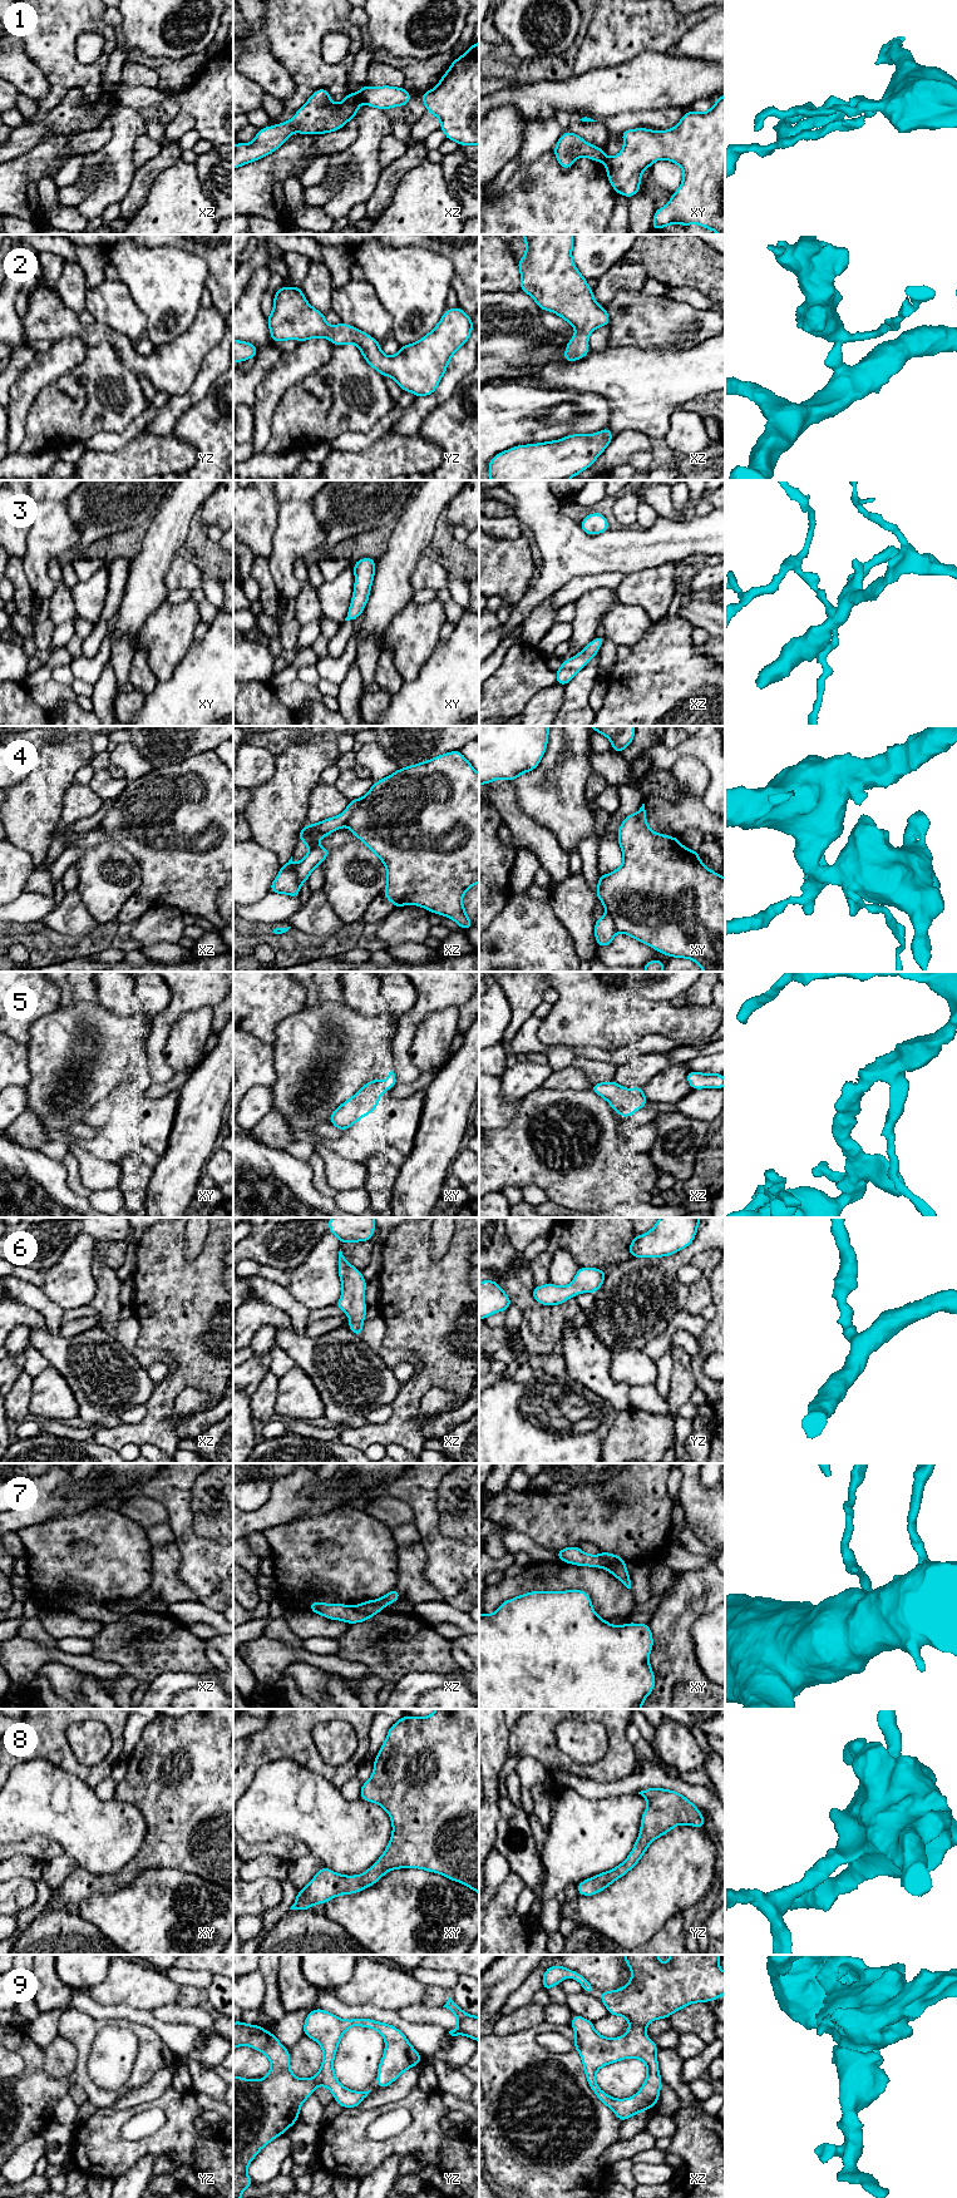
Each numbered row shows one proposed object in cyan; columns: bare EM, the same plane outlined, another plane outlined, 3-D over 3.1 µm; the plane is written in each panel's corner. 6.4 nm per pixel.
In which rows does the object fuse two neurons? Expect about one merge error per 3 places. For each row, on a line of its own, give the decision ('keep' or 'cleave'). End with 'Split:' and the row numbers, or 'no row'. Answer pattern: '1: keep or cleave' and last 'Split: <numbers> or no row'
1: cleave
2: keep
3: keep
4: cleave
5: keep
6: keep
7: cleave
8: keep
9: keep
Split: 1, 4, 7

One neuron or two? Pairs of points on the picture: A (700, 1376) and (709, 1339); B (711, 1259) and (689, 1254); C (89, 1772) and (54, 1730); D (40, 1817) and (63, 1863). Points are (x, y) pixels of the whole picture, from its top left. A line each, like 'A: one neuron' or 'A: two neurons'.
A: one neuron
B: two neurons
C: one neuron
D: two neurons

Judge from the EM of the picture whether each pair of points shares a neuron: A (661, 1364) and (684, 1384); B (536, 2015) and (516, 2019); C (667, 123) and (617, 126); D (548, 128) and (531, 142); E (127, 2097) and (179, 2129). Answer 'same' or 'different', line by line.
A: different
B: same
C: same
D: same
E: different

